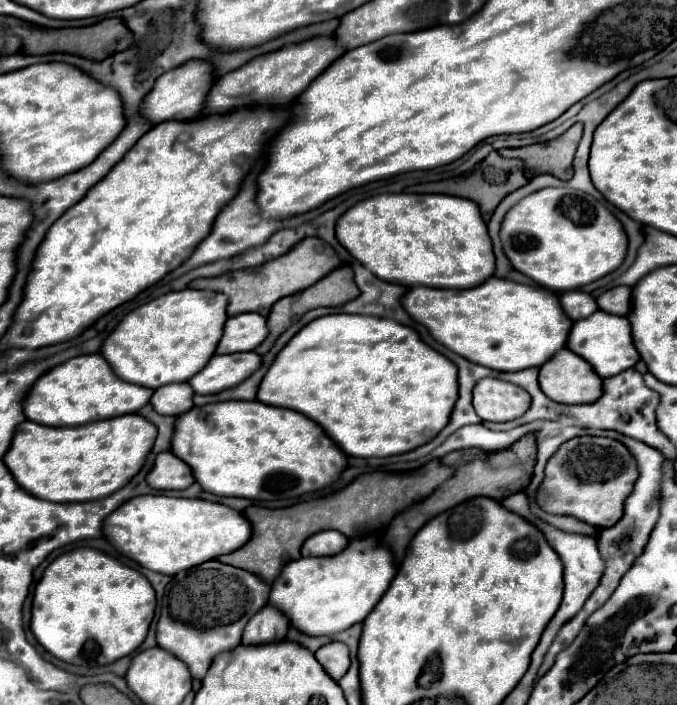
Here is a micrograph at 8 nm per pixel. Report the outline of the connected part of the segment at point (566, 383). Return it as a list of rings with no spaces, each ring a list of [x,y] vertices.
[[[559,351],[539,369],[539,385],[549,399],[565,405],[593,403],[603,395],[603,379],[573,351]]]

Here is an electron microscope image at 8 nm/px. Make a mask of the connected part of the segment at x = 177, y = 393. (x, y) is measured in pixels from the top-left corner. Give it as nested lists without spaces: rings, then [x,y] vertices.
[[[171,383],[165,387],[159,387],[153,397],[151,405],[161,415],[183,415],[193,407],[193,389],[189,383]]]

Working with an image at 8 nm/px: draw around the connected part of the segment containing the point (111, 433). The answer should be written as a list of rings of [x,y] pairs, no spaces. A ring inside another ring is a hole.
[[[121,415],[85,427],[45,427],[25,421],[5,453],[15,481],[39,499],[53,503],[95,501],[123,489],[143,467],[157,437],[157,427],[141,415]]]

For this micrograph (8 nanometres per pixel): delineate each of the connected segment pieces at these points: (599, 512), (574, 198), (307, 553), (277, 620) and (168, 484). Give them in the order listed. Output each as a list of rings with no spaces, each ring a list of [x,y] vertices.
[[[575,437],[565,441],[545,465],[545,479],[539,485],[535,503],[553,515],[571,515],[599,529],[613,527],[623,515],[623,501],[631,493],[637,473],[633,455],[615,439]]]
[[[547,187],[521,199],[515,207],[509,209],[509,215],[503,219],[501,243],[505,255],[519,273],[531,277],[537,285],[547,287],[555,293],[579,289],[591,281],[605,277],[623,263],[627,253],[627,235],[619,219],[597,199],[571,187]]]
[[[321,531],[303,543],[301,555],[303,557],[339,555],[347,545],[349,545],[349,539],[345,535],[341,535],[339,531]]]
[[[265,605],[253,619],[249,619],[245,631],[243,631],[243,645],[261,645],[261,643],[277,643],[283,641],[287,635],[289,623],[277,615],[269,605]]]
[[[165,451],[157,455],[155,467],[147,475],[147,483],[153,489],[179,491],[179,489],[191,487],[195,483],[195,477],[185,461],[177,459],[171,451]]]

